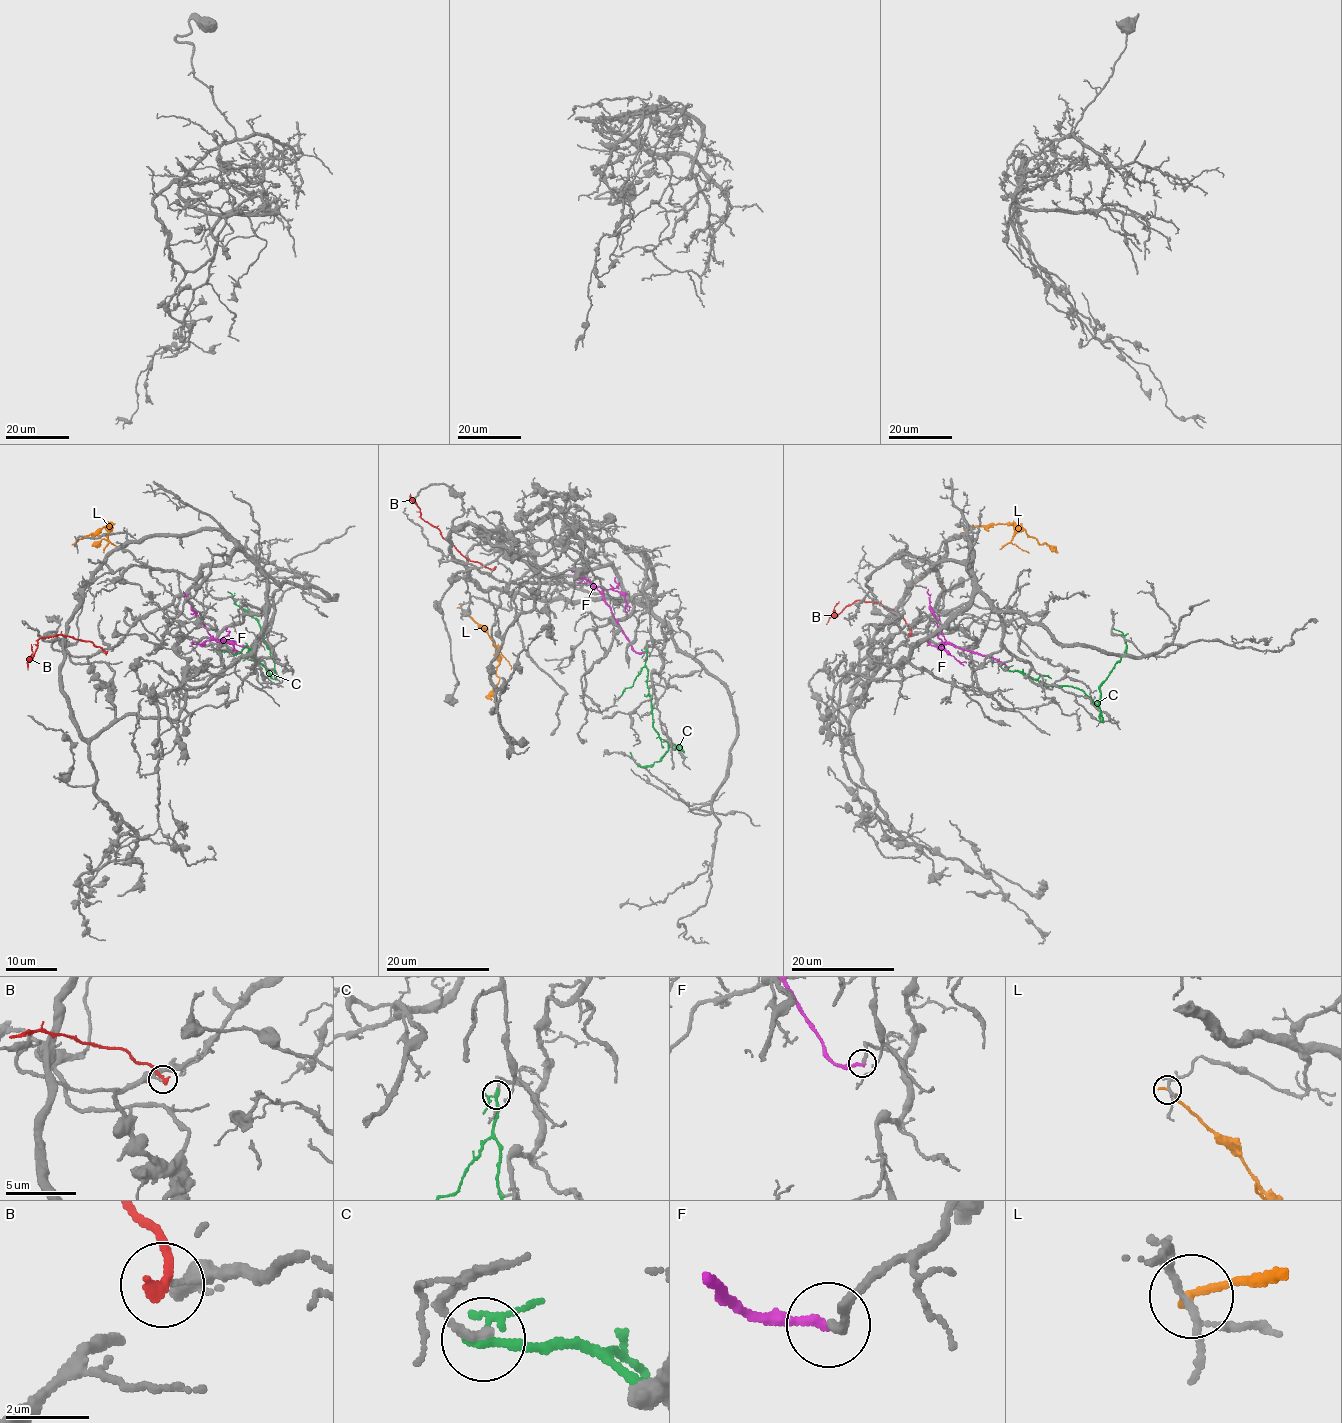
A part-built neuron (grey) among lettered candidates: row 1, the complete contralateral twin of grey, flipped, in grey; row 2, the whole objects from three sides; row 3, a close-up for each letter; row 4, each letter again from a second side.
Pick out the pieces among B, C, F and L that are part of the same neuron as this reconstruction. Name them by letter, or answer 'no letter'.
no letter

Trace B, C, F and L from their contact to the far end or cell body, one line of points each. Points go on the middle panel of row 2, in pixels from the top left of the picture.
B: (493, 569), (468, 560), (441, 532), (423, 520), (410, 494)
C: (646, 651), (654, 729), (671, 747), (683, 750), (680, 744), (673, 743), (651, 765), (639, 766), (630, 751)
F: (646, 652), (637, 652), (633, 648), (596, 587), (568, 569)
L: (461, 608), (496, 647), (499, 683), (491, 700)

